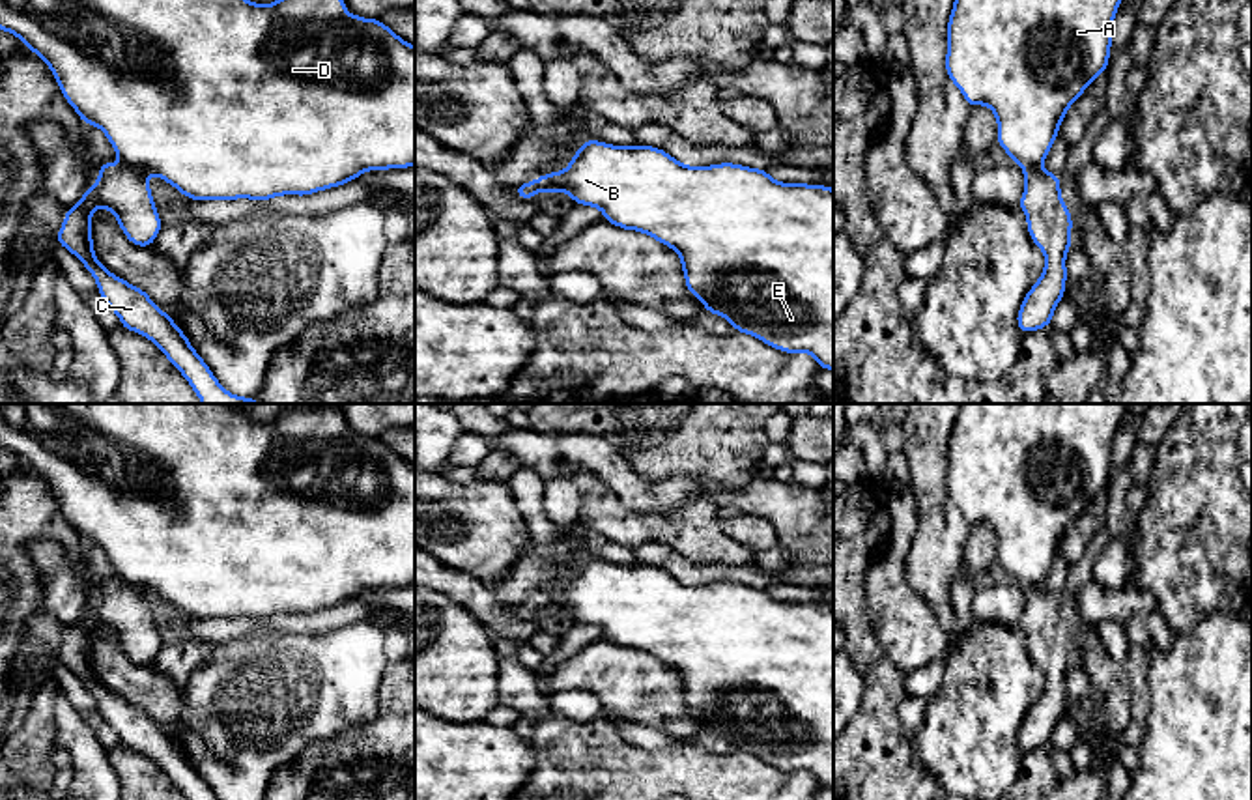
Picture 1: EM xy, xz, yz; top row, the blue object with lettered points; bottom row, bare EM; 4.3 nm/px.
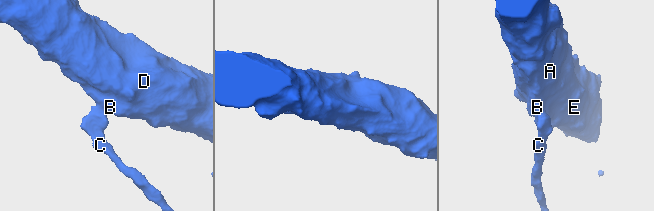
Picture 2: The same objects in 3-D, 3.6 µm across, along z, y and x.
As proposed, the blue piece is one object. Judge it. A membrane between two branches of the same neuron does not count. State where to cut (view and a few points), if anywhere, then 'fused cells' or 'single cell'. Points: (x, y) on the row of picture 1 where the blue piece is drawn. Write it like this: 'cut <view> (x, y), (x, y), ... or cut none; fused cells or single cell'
cut xy (124, 163), (144, 174); fused cells

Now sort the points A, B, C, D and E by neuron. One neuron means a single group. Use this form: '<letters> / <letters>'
A B D E / C

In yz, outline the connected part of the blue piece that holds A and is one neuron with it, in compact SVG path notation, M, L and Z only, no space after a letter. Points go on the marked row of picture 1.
M955 0L947 21L947 54L946 71L953 84L962 92L970 107L987 105L998 120L996 142L1007 155L1020 166L1041 168L1054 140L1058 129L1069 110L1069 107L1084 93L1084 90L1108 67L1114 17L1121 0Z

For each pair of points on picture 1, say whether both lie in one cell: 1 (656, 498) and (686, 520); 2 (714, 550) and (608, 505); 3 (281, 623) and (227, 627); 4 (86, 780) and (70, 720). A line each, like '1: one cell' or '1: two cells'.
1: two cells
2: one cell
3: one cell
4: one cell

